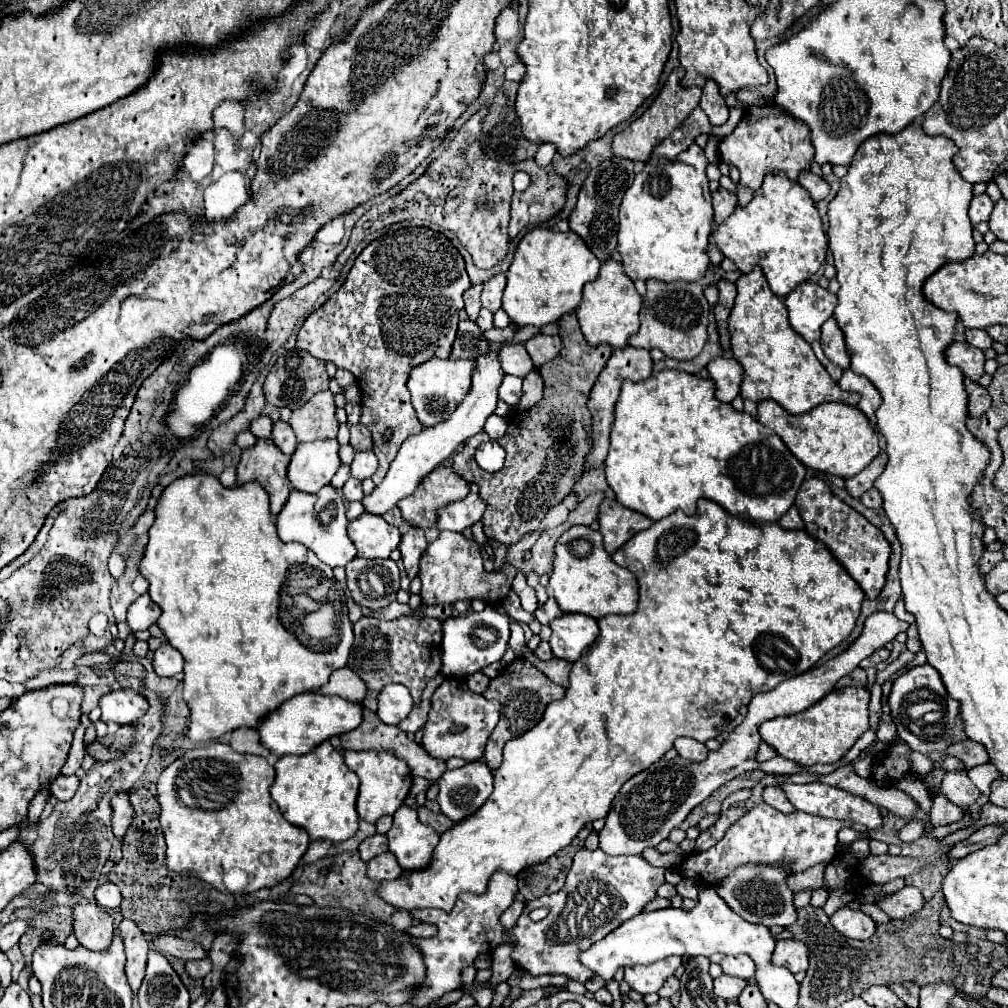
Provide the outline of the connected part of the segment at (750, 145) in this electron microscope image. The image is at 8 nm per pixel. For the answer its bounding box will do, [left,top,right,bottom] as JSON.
[720,106,814,192]

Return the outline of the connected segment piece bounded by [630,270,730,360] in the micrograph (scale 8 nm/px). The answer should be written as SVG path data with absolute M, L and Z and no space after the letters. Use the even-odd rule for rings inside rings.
M716 270L716 272L708 272L702 280L696 282L658 282L658 280L648 280L646 282L646 296L642 302L642 310L640 310L640 330L638 334L634 334L630 338L630 344L636 348L658 348L662 350L668 358L676 358L676 360L692 360L696 358L708 338L708 314L710 314L710 306L704 298L704 288L710 282L716 282L720 278L730 278L724 270Z

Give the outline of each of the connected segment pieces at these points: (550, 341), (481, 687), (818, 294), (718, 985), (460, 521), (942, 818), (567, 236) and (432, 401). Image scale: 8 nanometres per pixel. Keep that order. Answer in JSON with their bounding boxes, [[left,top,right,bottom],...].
[[526,334,562,368],[466,672,490,694],[784,282,842,382],[714,974,746,1002],[438,494,486,532],[930,794,964,826],[502,228,600,328],[408,358,474,428]]

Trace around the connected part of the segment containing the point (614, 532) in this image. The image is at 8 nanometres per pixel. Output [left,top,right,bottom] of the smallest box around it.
[600,498,654,554]

